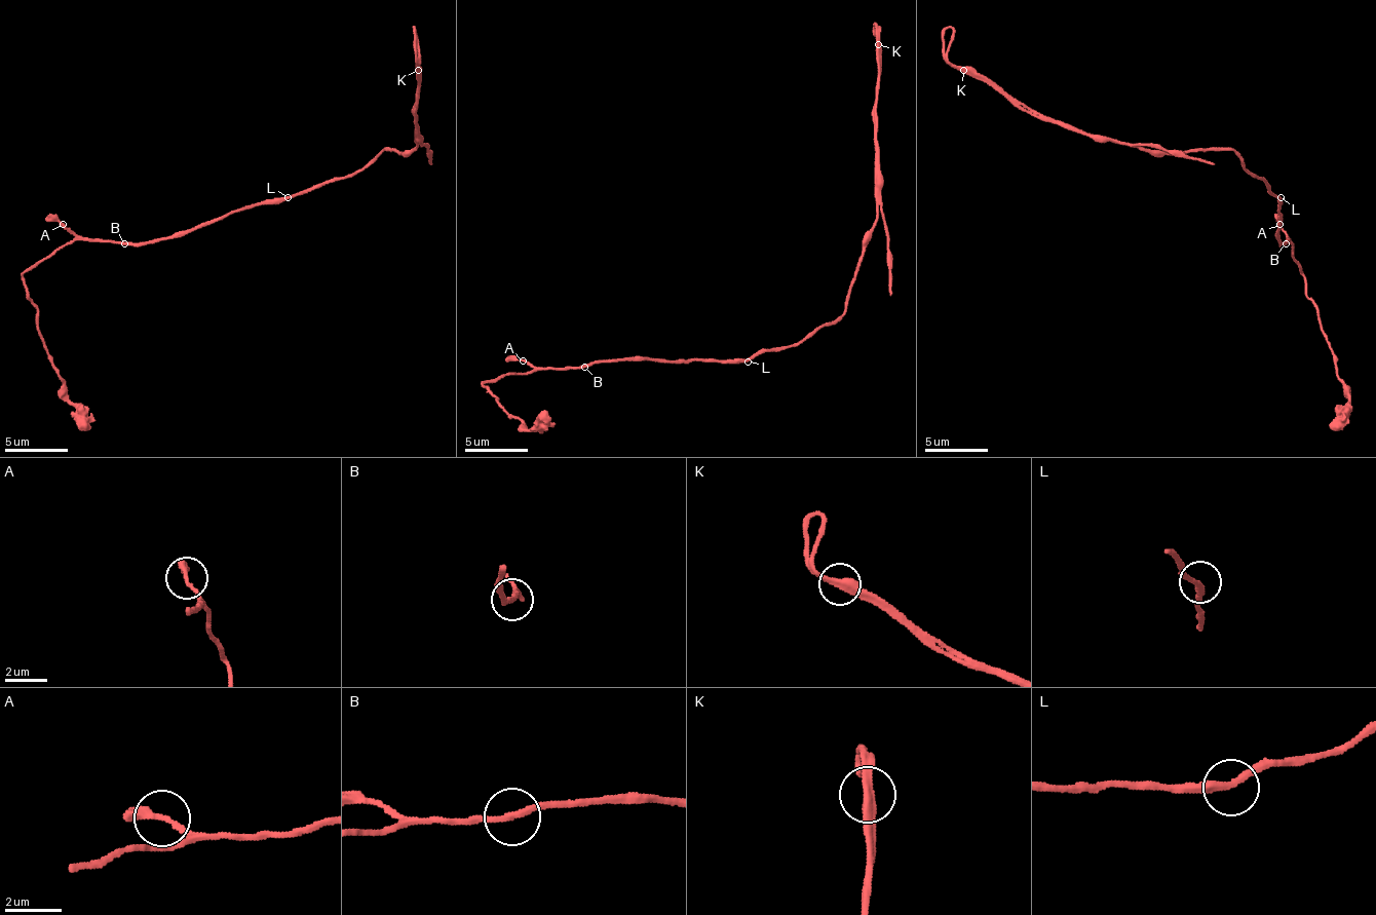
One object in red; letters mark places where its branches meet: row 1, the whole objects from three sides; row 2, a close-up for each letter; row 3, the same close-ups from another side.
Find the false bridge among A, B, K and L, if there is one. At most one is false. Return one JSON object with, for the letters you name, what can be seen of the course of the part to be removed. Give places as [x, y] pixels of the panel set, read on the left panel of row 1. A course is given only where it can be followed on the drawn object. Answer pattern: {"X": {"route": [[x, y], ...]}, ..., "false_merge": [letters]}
{"false_merge": []}

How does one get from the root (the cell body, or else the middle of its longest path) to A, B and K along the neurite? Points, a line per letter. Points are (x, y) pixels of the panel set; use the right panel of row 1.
A: (1276, 200), (1281, 203), (1281, 241), (1284, 244), (1287, 231), (1281, 225)
B: (1276, 200), (1281, 203), (1281, 241), (1287, 244)
K: (1276, 200), (1232, 149), (1150, 152), (1135, 143), (1094, 140), (1021, 111), (964, 70)

